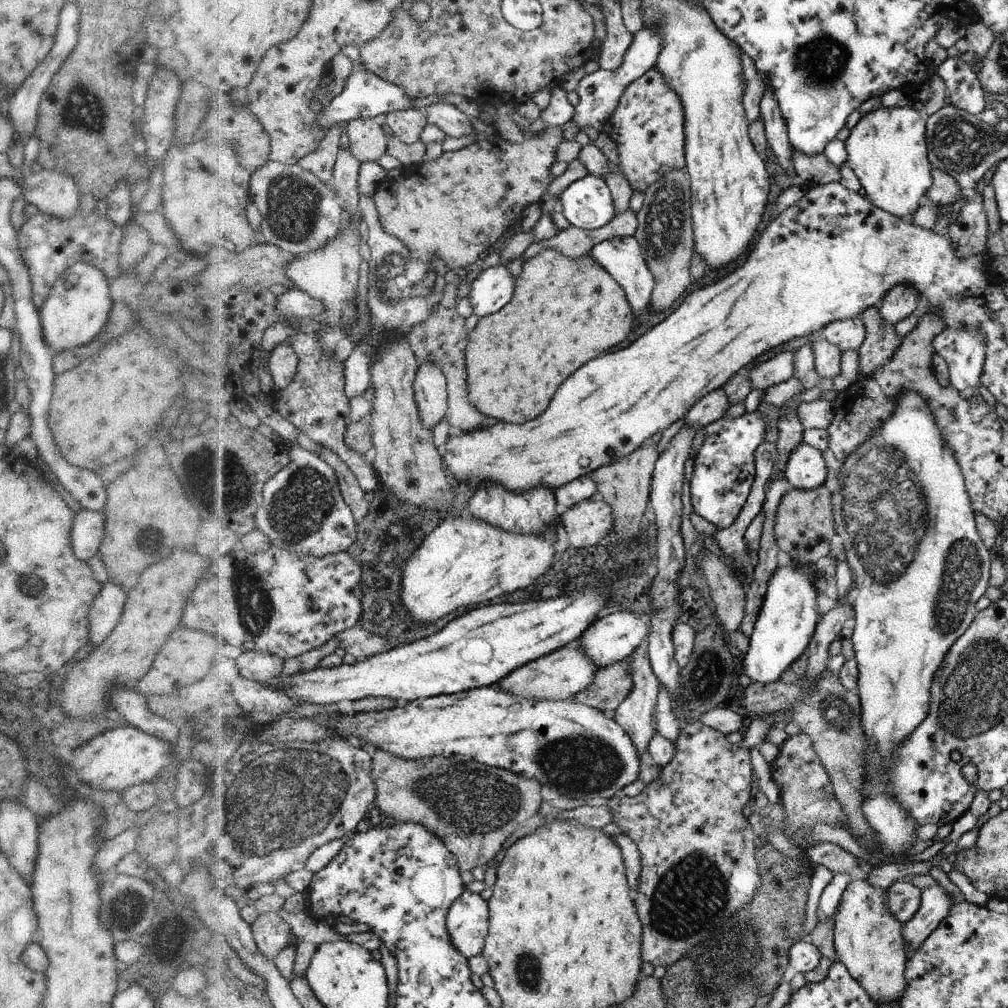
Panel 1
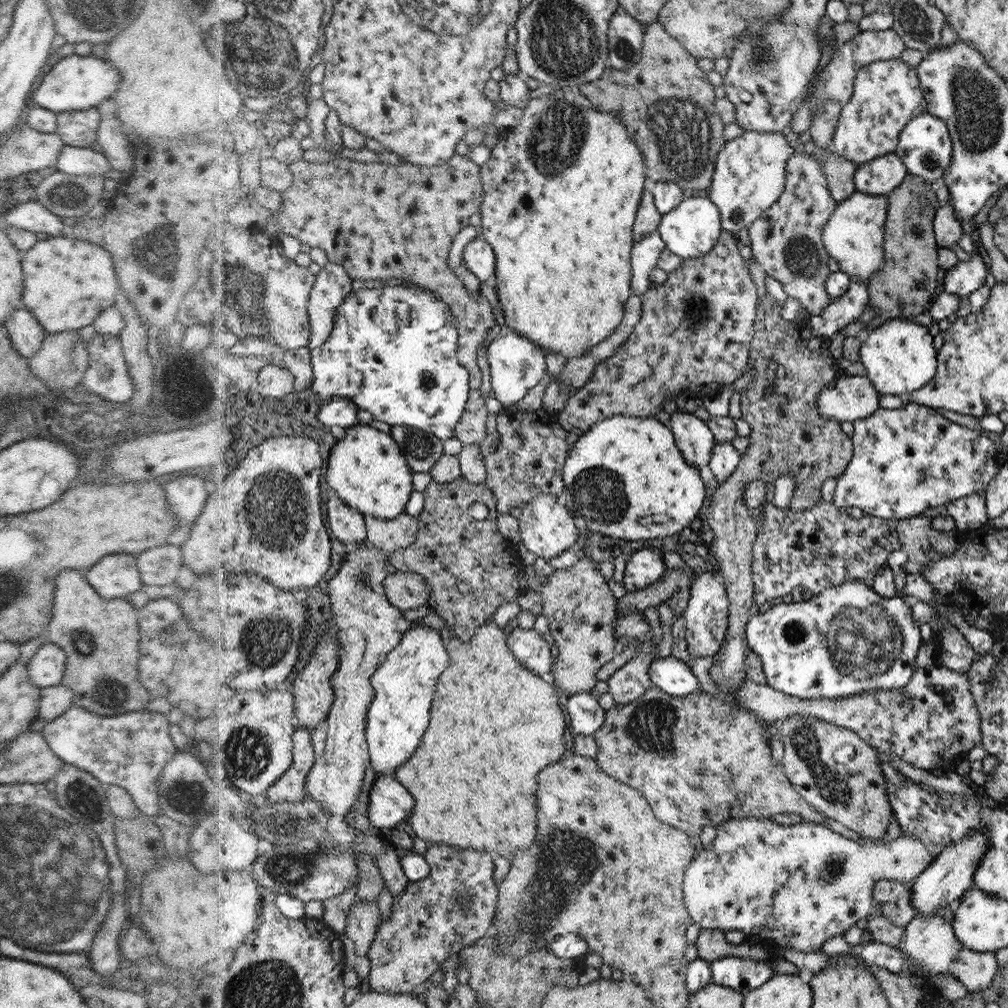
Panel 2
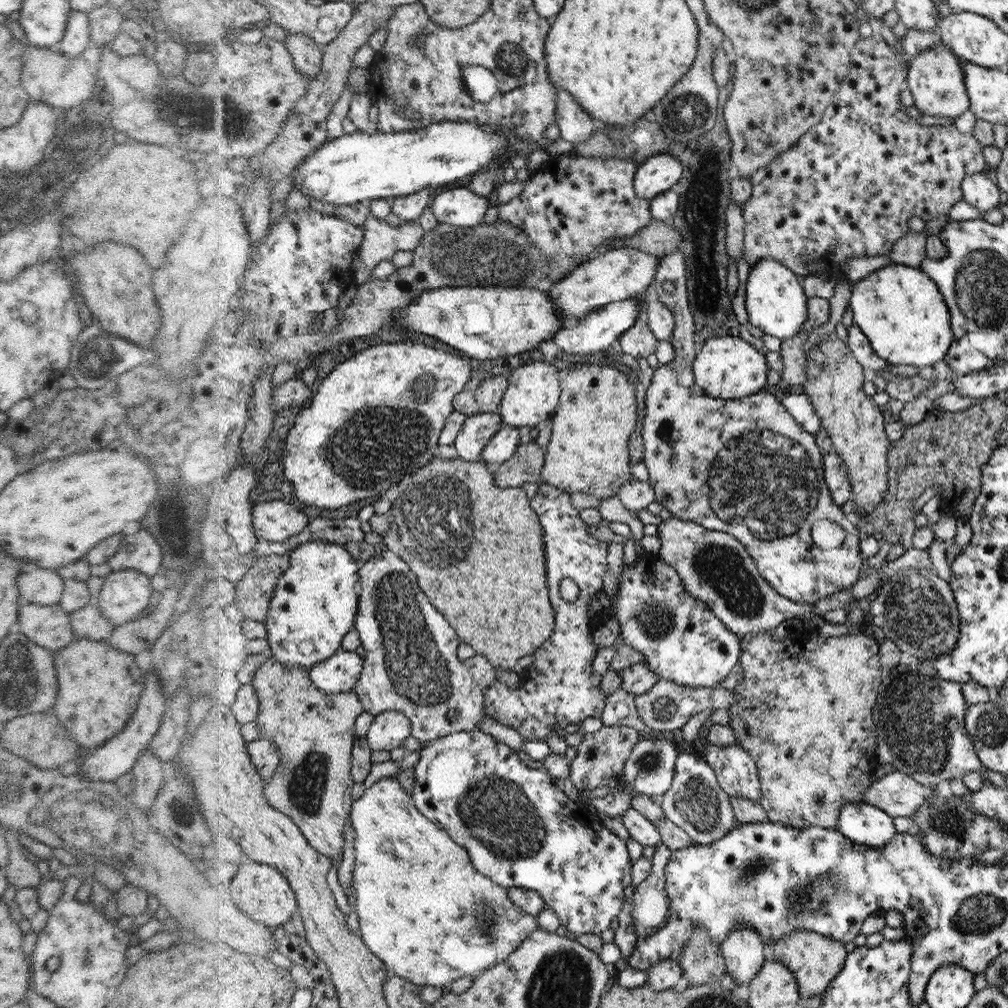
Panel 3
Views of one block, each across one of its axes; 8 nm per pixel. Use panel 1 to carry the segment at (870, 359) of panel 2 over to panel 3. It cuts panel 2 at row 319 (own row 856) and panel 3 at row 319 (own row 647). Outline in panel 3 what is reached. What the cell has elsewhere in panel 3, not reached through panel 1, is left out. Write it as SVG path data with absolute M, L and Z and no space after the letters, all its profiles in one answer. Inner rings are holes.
M893 263L872 272L870 276L854 283L853 287L849 307L853 312L854 324L868 338L876 355L893 365L911 364L919 368L944 360L954 342L950 309L929 275L919 268Z

